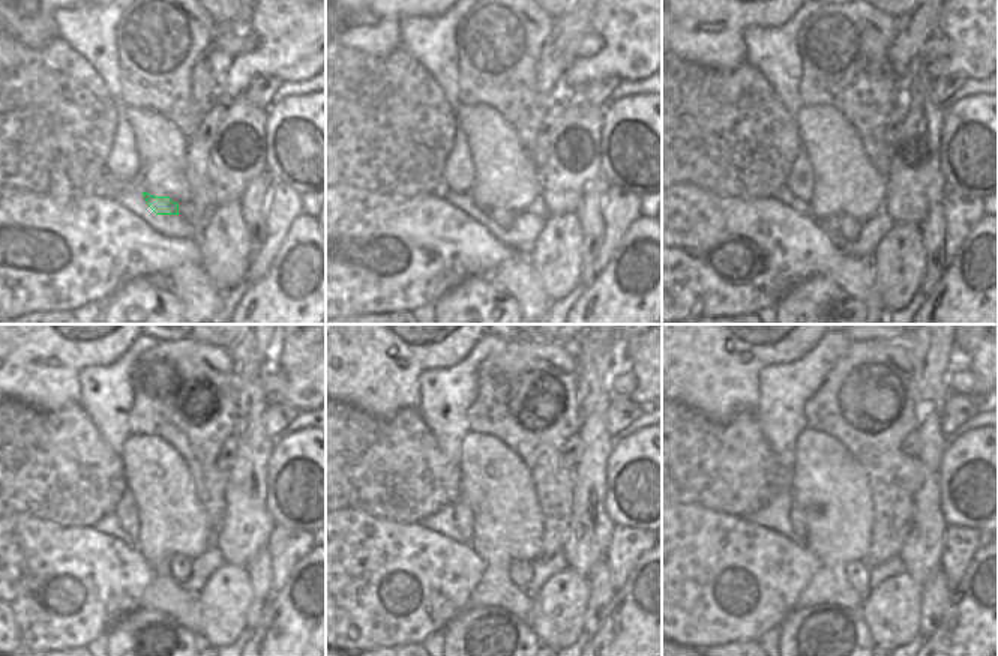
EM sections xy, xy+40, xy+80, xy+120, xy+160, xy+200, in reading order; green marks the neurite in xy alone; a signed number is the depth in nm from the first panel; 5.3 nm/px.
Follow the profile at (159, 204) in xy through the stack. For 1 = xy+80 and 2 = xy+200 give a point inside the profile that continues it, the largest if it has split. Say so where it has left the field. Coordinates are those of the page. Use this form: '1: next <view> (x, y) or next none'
1: next xy+80 (845, 227)
2: next xy+200 (857, 574)

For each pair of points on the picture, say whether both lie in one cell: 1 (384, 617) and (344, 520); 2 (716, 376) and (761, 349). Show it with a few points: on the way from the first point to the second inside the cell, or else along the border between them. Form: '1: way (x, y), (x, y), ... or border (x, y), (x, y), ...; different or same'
1: way (369, 593), (344, 568), (344, 544); same
2: way (728, 364), (748, 364), (752, 361); same

